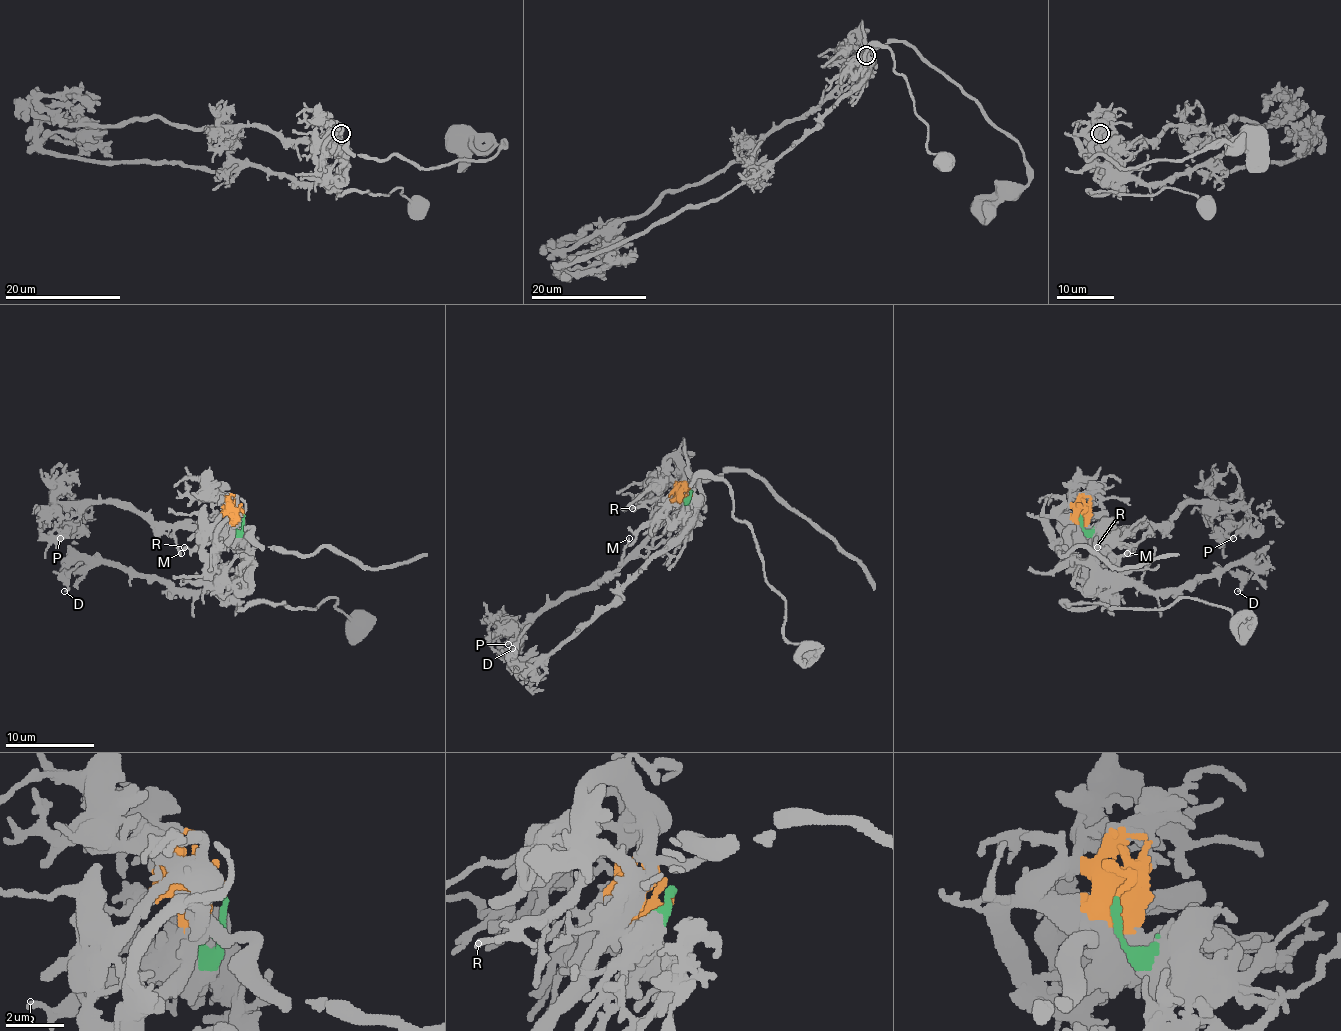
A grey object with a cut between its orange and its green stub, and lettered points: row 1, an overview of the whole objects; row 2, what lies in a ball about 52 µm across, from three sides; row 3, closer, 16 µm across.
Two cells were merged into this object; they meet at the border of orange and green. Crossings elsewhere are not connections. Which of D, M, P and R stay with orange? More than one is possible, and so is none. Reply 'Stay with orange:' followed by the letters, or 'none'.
Stay with orange: M, P, R

